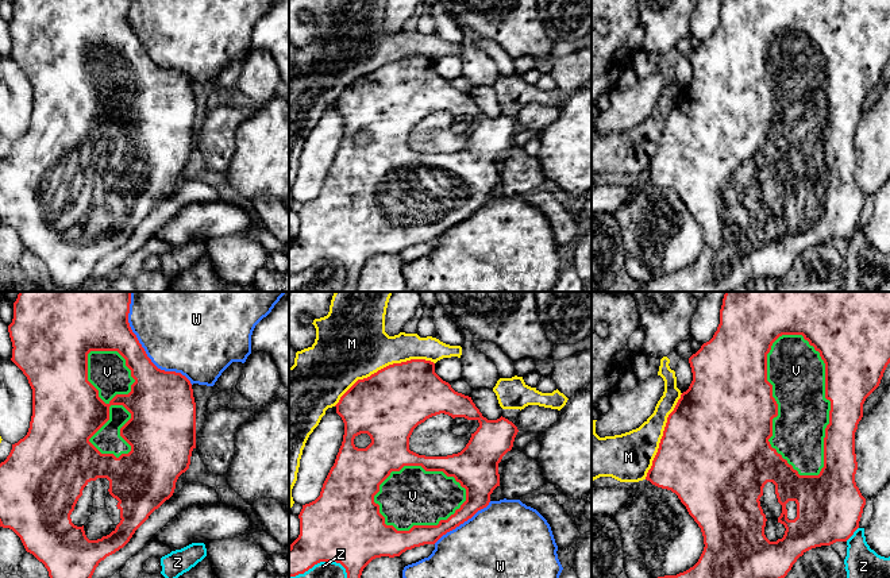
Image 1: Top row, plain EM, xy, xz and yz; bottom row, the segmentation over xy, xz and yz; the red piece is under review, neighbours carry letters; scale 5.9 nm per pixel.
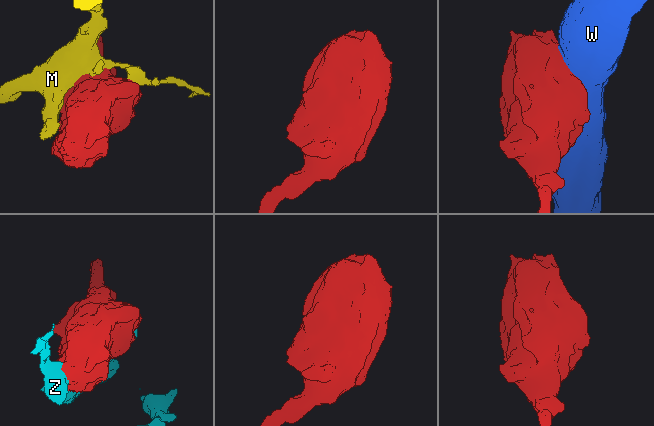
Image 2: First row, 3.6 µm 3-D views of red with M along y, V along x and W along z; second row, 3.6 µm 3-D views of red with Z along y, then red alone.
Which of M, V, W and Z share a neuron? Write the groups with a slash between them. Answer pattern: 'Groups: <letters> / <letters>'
Groups: M / V / W / Z

